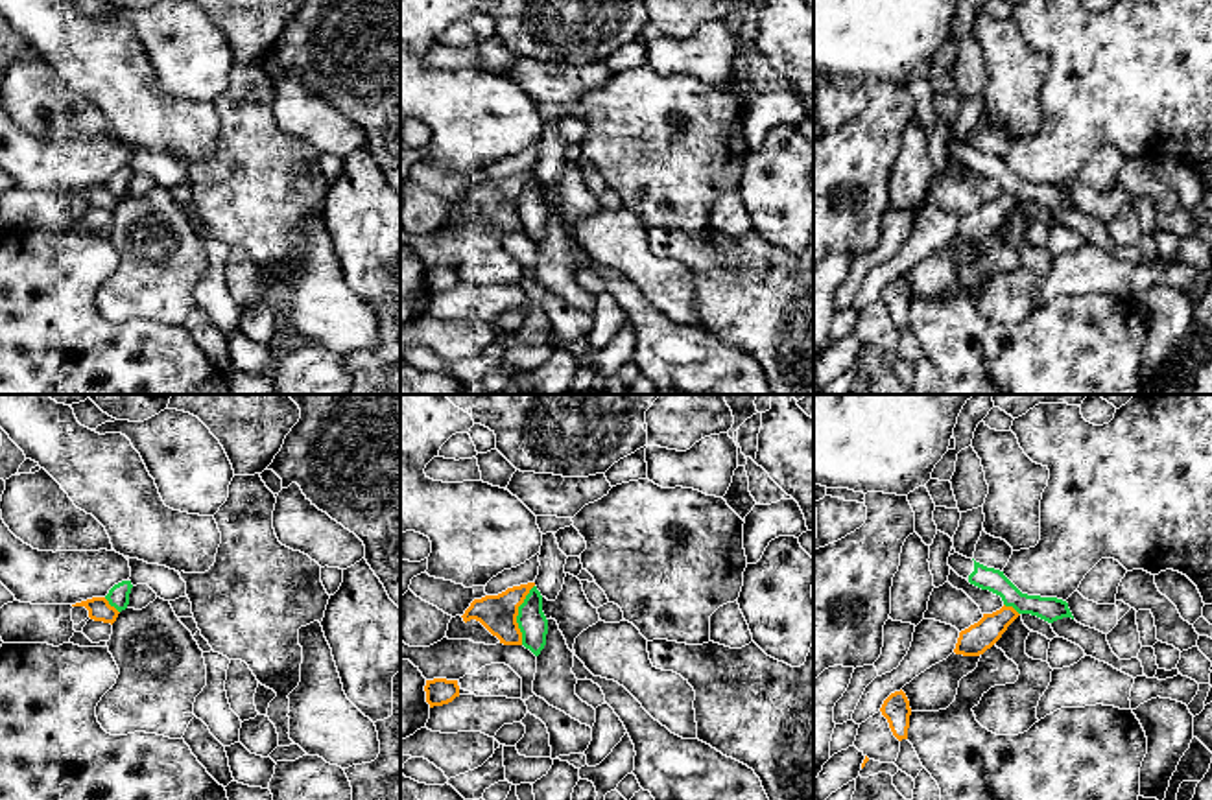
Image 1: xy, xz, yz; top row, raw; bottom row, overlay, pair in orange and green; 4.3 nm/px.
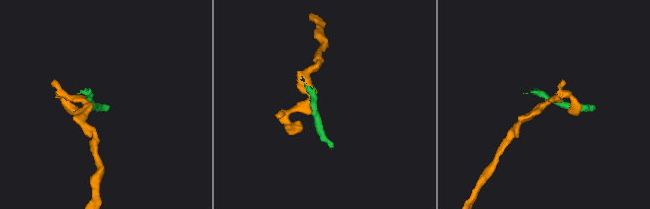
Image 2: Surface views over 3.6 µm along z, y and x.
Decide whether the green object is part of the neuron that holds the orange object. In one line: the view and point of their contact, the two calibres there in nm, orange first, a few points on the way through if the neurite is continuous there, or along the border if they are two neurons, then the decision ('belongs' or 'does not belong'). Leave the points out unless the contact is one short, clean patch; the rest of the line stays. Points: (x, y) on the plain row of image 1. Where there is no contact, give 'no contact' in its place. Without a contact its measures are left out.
contact xz (517, 201); calibres 160 and 130 nm; border xz (534, 172), (519, 194), (517, 214), (521, 231); does not belong

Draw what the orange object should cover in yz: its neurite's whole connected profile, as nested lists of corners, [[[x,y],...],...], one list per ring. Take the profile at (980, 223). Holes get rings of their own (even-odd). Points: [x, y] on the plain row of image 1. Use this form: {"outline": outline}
{"outline": [[[1005,192],[992,201],[983,201],[978,210],[959,219],[954,240],[963,243],[983,241],[1002,225],[1018,203],[1020,201],[1013,194]]]}

